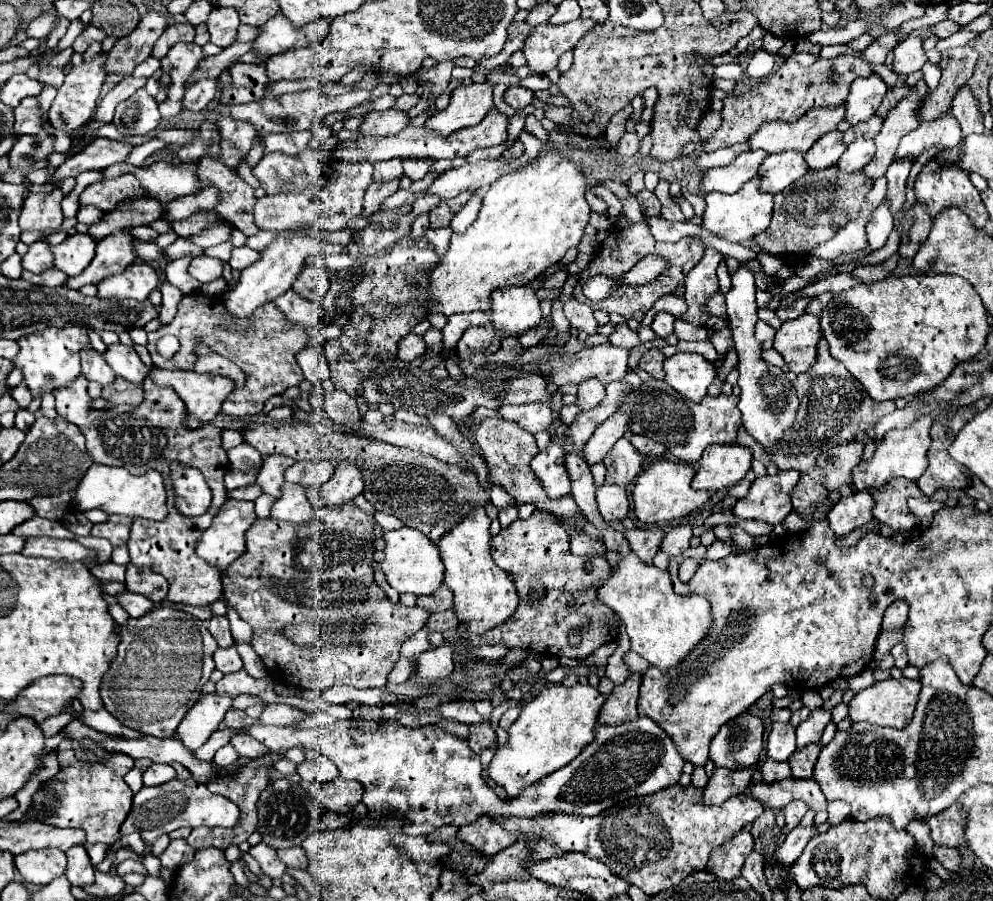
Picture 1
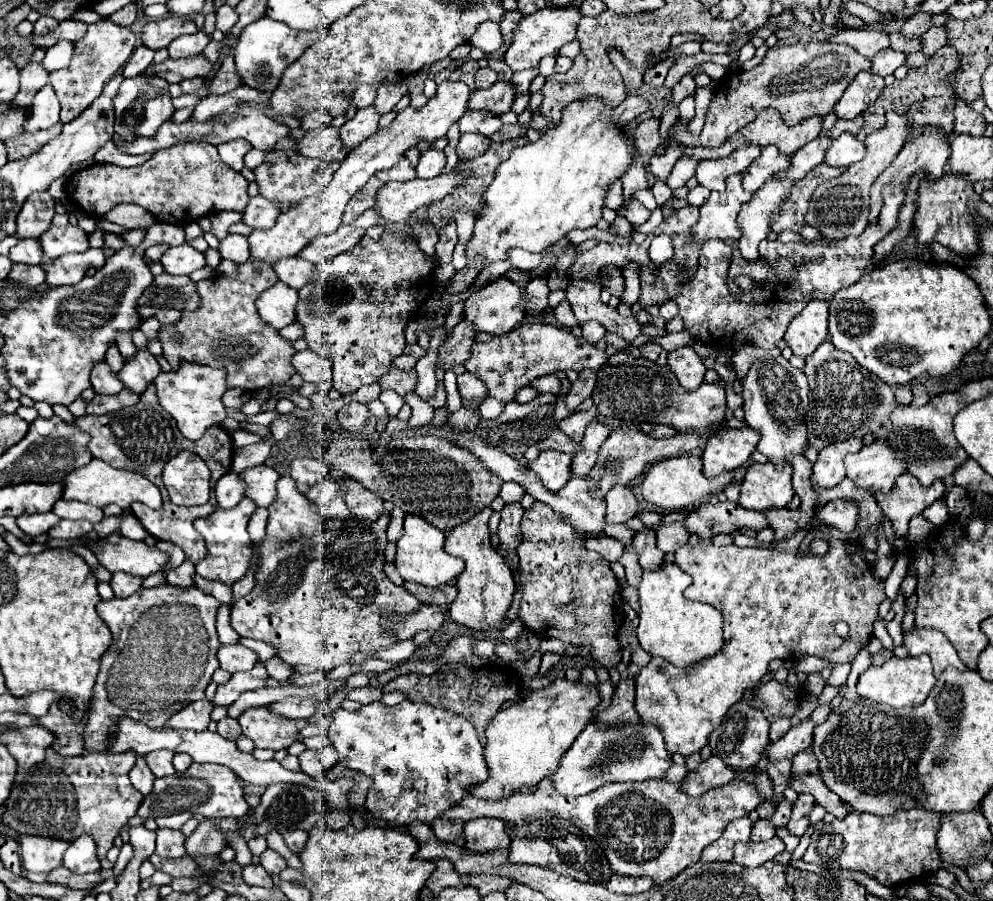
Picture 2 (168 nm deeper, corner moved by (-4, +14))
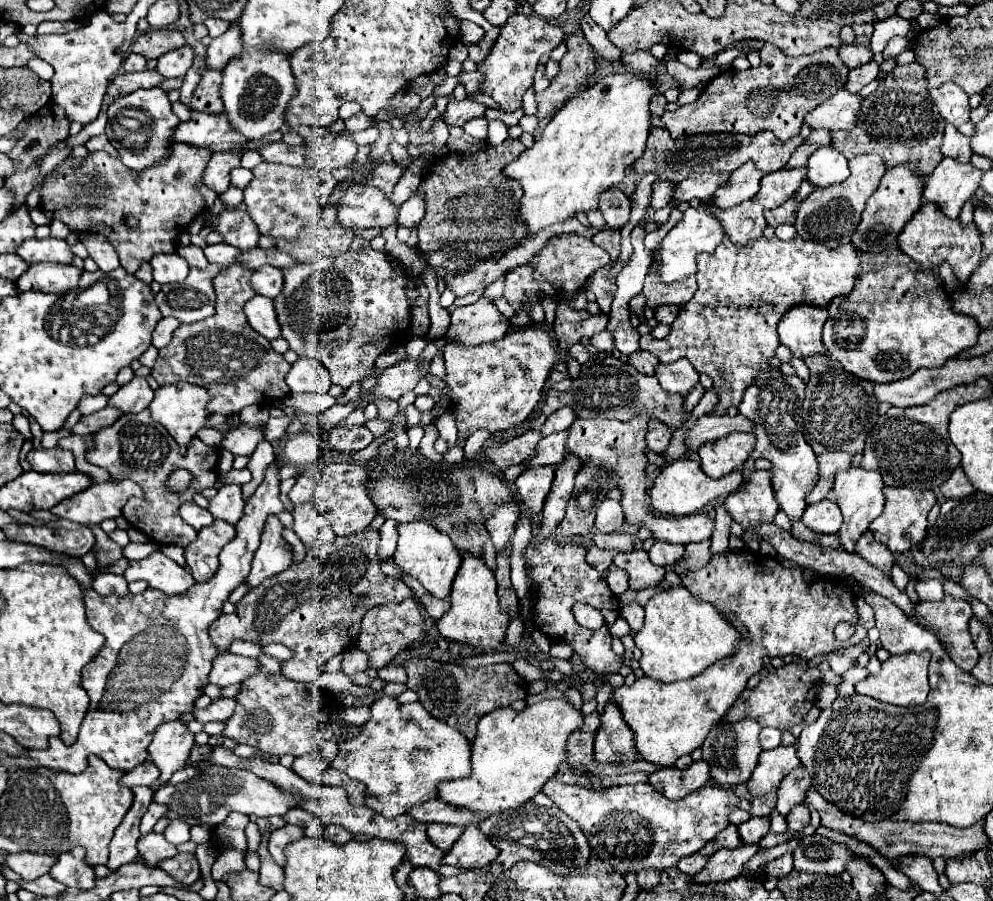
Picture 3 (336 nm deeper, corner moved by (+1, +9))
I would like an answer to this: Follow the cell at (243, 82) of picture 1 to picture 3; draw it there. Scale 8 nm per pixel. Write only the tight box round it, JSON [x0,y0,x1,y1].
[190,69,222,113]

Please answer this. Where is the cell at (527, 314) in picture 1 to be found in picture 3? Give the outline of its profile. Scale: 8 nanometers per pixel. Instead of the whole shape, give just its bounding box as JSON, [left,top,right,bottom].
[446,297,510,345]

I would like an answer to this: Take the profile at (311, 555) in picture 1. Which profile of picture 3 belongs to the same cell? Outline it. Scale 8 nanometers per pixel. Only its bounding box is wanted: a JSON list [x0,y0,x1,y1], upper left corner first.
[210,529,412,683]

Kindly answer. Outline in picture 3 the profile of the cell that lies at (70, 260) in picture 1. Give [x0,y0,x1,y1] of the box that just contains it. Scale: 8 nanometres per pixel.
[16,237,74,265]

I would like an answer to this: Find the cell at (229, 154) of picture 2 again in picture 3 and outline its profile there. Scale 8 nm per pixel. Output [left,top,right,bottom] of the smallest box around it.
[202,151,242,193]

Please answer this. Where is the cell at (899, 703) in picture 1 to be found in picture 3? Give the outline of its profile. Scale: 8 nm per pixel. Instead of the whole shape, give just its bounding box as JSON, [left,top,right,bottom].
[856,653,930,707]

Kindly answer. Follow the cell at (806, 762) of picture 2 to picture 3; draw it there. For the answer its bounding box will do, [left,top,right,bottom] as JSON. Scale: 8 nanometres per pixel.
[776,765,812,815]

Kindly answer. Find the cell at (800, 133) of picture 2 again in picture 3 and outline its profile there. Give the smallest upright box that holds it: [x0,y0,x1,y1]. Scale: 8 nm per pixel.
[632,127,804,183]

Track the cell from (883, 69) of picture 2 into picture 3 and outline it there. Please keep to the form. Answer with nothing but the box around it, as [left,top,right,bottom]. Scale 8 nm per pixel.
[846,61,880,93]

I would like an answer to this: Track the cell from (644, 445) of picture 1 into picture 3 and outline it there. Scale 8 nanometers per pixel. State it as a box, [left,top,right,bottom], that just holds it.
[646,419,672,453]

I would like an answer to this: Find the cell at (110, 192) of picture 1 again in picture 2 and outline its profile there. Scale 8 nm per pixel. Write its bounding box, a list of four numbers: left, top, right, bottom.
[65,140,249,226]

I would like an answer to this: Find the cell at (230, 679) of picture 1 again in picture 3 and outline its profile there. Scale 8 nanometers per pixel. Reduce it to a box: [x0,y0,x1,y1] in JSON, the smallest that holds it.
[194,697,236,723]

